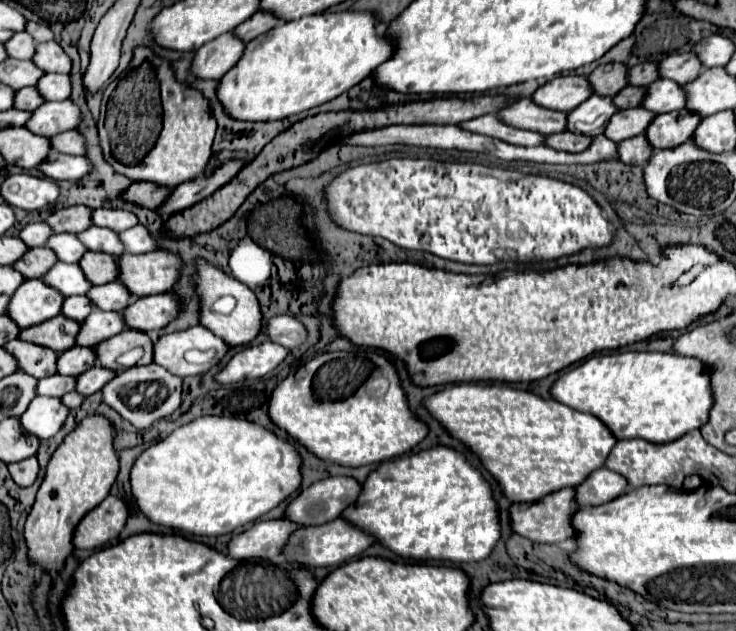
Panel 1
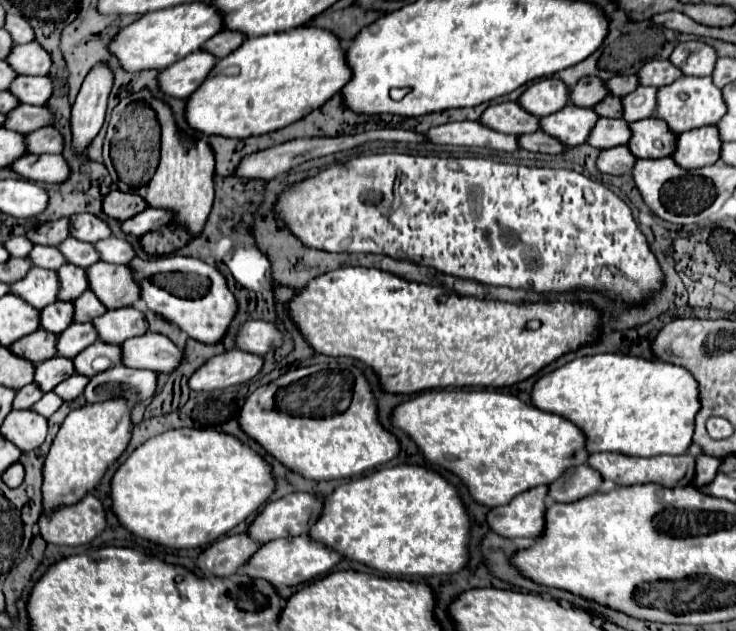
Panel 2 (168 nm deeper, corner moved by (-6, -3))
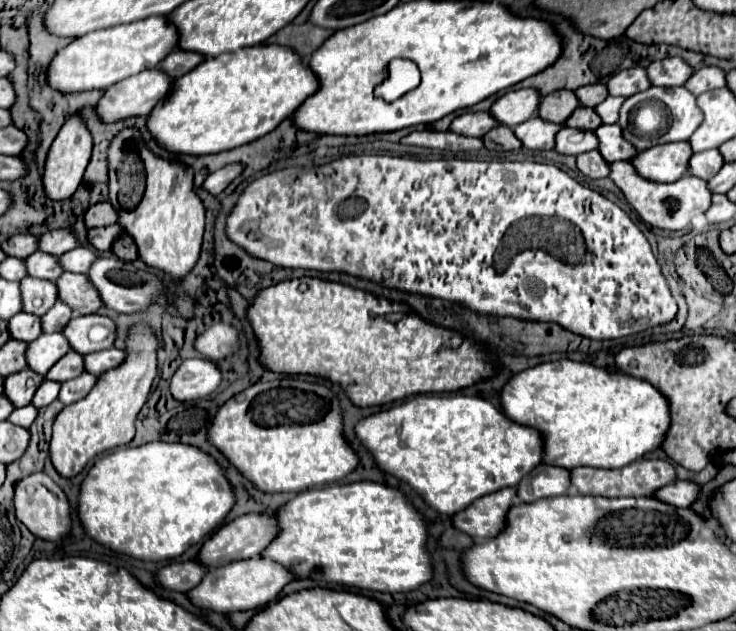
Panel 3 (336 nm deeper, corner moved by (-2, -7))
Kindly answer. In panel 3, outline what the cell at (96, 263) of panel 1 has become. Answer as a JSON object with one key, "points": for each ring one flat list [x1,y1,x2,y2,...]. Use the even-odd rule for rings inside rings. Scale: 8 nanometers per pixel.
{"points":[[25,277,21,281,21,291,25,295,25,311,33,315,45,315,59,301,59,289,55,281]]}

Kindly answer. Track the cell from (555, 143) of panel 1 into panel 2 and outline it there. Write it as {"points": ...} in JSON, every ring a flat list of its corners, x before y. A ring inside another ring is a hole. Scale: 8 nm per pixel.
{"points":[[535,131,529,135,519,135,519,149,527,151,539,151,539,153,561,153,565,145,561,145,557,139,551,139,543,131]]}

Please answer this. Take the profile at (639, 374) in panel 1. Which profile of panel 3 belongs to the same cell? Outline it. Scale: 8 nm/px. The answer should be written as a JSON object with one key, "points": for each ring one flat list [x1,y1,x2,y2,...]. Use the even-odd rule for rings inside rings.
{"points":[[571,359,541,363,515,375,501,391,501,405,505,409,505,415,509,415,515,423,535,427,545,435,547,451,543,463,565,469,581,465,603,469,625,467,651,451,663,449,671,427,669,399,665,399,665,395,655,385,621,371,609,371,591,363,579,363]]}

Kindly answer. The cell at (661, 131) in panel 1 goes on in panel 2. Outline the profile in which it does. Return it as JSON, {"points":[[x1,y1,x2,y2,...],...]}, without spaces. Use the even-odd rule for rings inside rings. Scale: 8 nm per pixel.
{"points":[[641,119,637,123,629,123,629,129,633,135,627,147,637,159,669,157,675,149,677,135,671,133,661,119]]}

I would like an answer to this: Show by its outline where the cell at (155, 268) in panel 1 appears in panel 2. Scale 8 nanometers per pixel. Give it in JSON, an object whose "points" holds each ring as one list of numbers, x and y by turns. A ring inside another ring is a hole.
{"points":[[93,263,87,269,89,291,107,307,119,309,129,307,139,299,139,287,133,281,133,271,127,265,111,265,111,263]]}

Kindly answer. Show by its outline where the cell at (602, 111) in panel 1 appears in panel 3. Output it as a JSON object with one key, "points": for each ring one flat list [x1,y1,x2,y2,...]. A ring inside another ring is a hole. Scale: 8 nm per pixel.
{"points":[[533,117,515,127,515,135,523,141,523,147,529,149,555,149,555,137,565,125,545,121,543,117]]}

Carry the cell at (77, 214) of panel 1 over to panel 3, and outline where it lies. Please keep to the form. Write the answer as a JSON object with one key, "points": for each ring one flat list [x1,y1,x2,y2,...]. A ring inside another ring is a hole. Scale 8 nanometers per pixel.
{"points":[[31,233,15,235,5,243,1,243,1,249,7,251,11,257,29,257,39,249,39,239,41,239,39,235,31,235]]}

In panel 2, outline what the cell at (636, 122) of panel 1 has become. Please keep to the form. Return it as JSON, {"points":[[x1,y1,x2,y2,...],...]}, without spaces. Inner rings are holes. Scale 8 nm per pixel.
{"points":[[597,119,585,143,597,149,609,149,609,147,625,145,629,137,631,137,629,125,623,119]]}

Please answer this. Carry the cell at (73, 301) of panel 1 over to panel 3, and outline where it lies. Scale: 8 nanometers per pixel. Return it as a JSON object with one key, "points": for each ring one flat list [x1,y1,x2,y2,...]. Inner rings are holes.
{"points":[[23,311,21,315,15,315,13,319,9,319,9,331,11,331,13,339,29,343,29,341,37,339,39,335,43,335,41,317]]}

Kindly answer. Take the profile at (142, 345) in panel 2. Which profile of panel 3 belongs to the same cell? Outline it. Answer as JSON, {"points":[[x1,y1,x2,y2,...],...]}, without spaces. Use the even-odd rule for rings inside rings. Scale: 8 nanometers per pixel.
{"points":[[105,349,105,351,97,351,97,353,89,353,85,355,85,371,101,375,109,369,119,367,125,361,127,353,123,349]]}

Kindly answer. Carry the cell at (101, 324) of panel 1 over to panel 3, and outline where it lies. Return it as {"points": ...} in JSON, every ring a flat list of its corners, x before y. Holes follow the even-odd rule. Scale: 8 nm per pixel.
{"points":[[53,333,53,335,41,335,41,339,35,339,29,343,29,367,41,375,49,371,65,353,69,353,71,345,65,335]]}

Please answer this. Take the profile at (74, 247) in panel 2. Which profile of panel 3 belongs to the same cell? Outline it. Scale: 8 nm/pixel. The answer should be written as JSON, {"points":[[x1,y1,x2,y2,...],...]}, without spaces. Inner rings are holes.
{"points":[[35,251,33,255,29,255,27,261,27,271,31,277,39,277,39,279,49,279,49,281,57,281,61,271,61,265,57,263,59,257,53,257,51,253,47,255,45,251]]}

